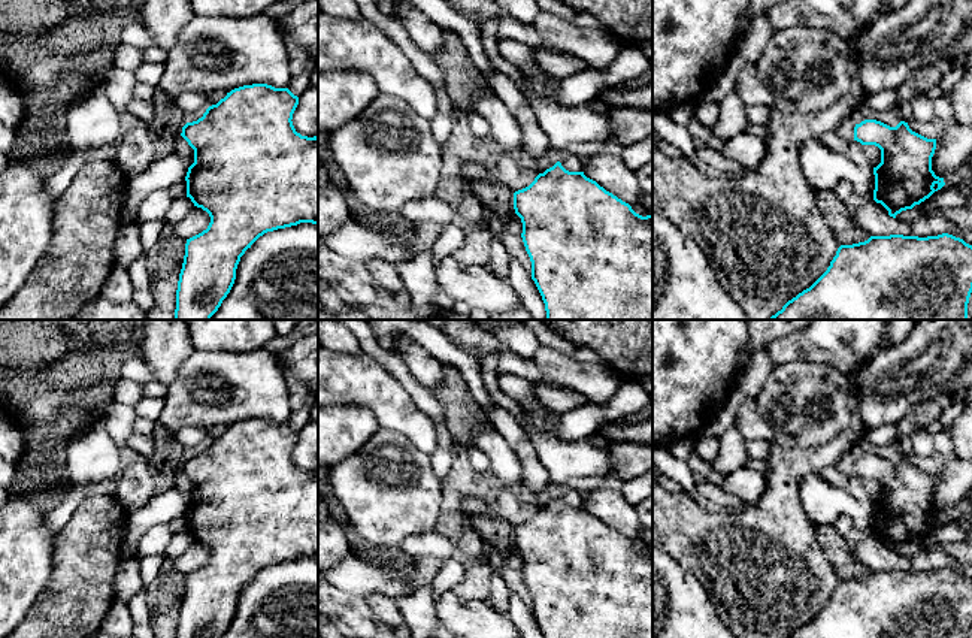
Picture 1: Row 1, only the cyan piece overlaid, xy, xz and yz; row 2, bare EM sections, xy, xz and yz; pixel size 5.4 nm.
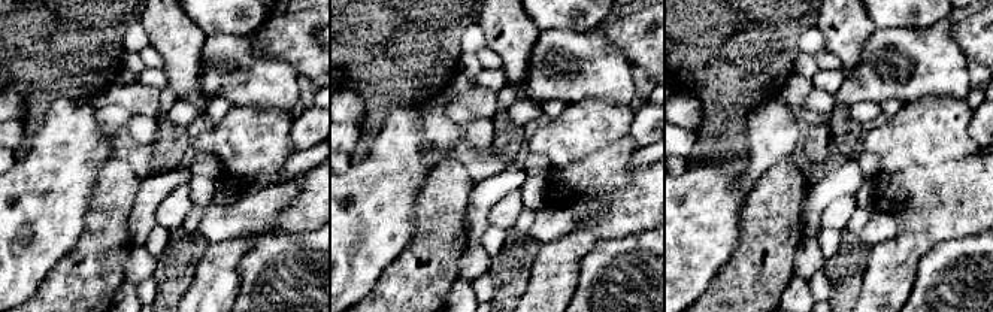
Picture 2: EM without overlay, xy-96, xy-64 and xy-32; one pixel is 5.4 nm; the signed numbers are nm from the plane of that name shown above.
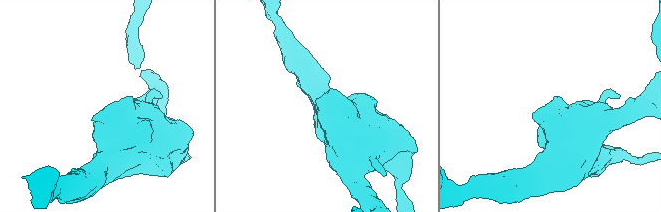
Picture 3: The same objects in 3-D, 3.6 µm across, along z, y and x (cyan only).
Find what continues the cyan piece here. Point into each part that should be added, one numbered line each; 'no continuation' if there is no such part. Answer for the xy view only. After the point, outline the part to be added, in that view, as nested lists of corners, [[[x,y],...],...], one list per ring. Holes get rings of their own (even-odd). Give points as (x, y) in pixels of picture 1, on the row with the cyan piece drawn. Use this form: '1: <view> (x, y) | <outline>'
no continuation

